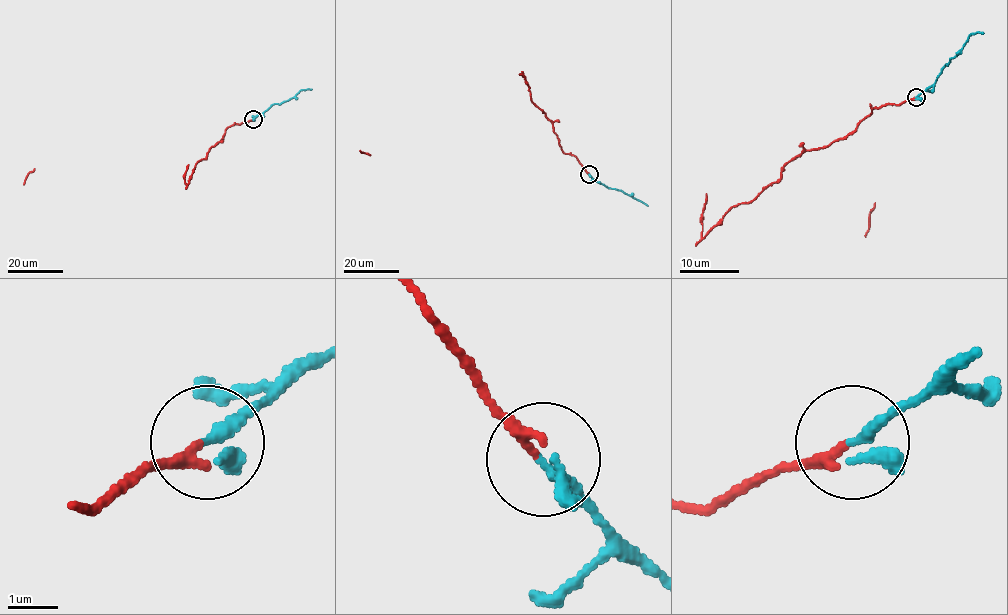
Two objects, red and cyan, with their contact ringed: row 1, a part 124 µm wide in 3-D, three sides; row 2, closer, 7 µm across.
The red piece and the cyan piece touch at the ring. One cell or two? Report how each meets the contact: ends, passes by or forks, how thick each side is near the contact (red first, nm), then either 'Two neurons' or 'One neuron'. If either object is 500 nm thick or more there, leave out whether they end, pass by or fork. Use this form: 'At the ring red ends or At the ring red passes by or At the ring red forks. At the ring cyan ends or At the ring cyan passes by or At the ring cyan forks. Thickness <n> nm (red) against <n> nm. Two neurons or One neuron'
At the ring red ends. At the ring cyan passes by. Thickness 220 nm (red) against 220 nm. One neuron

